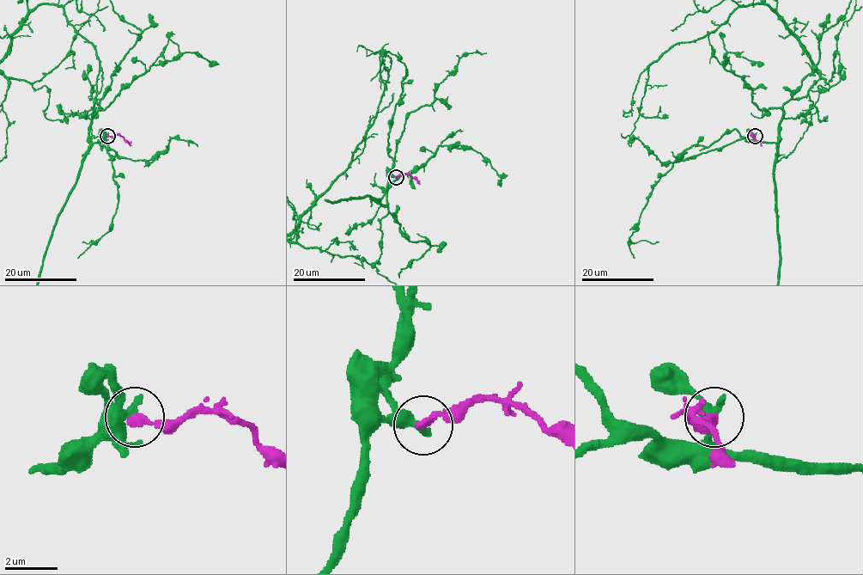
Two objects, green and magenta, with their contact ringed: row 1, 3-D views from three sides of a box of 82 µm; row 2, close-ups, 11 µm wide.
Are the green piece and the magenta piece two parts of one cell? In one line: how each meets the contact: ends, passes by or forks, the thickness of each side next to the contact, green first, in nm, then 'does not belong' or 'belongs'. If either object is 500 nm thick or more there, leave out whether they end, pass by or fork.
green passes by; magenta ends there; 320 nm thick on the green side, 320 nm on the other; does not belong

